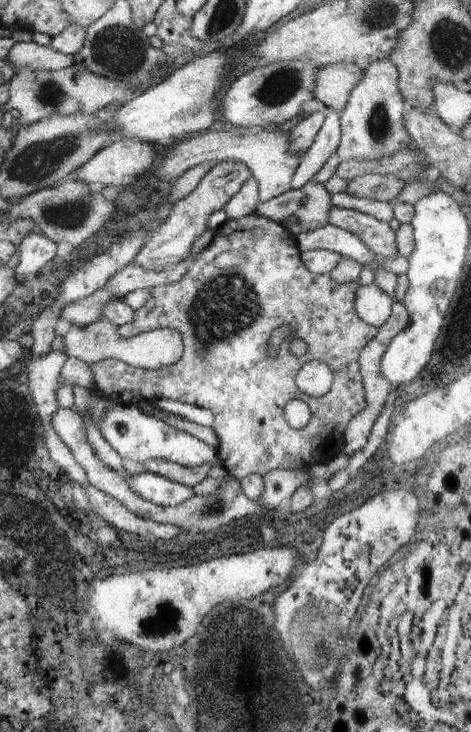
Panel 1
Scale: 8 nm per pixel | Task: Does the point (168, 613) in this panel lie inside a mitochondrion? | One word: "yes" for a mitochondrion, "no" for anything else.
yes

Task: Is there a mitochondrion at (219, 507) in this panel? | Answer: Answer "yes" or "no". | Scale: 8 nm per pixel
yes

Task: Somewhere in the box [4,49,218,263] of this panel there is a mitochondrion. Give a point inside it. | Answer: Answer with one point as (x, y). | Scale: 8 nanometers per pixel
(39, 161)

